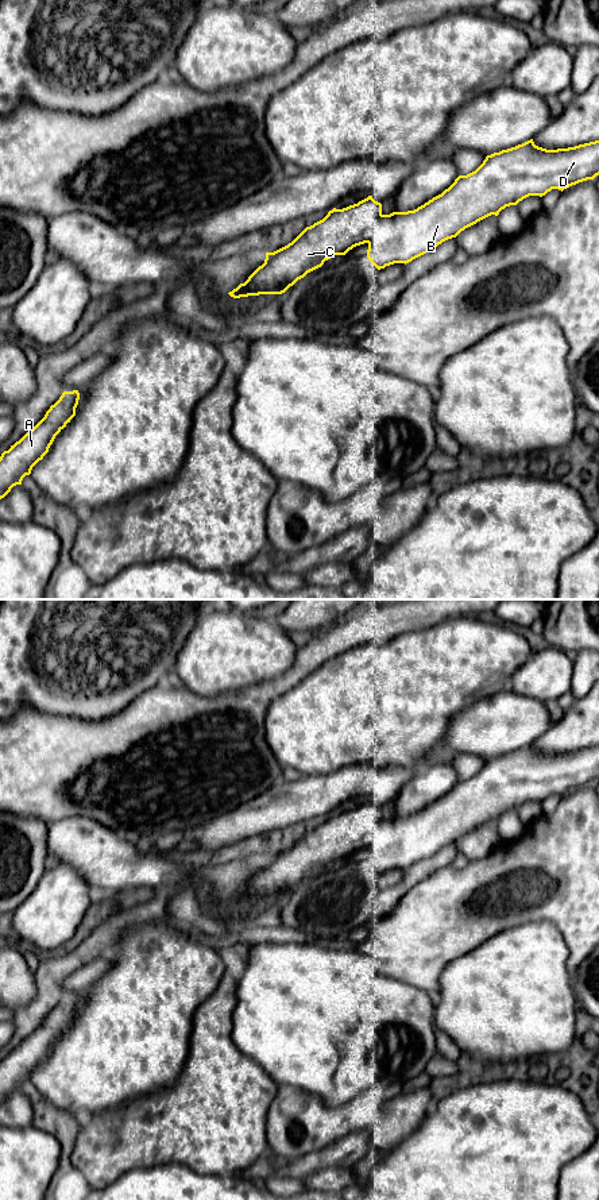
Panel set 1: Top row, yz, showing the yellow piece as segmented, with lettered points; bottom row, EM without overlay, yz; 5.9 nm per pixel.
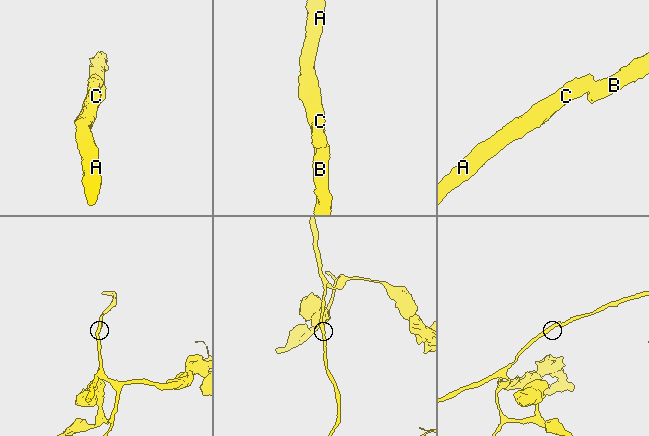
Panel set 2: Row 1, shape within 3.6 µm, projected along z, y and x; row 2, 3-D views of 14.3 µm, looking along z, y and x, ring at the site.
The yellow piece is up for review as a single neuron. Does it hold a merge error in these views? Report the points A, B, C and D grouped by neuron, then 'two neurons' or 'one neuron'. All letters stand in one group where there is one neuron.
A B C D | one neuron

